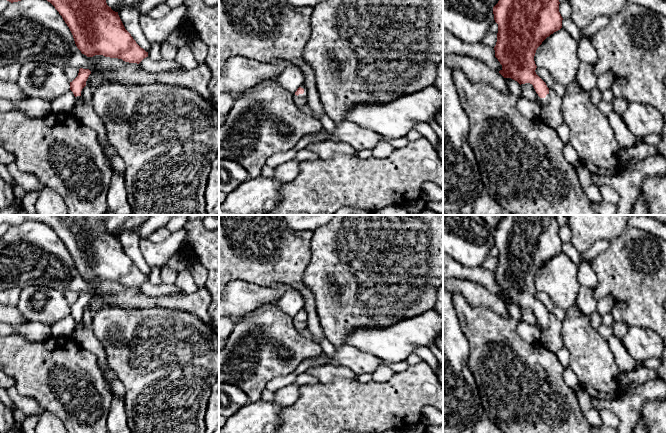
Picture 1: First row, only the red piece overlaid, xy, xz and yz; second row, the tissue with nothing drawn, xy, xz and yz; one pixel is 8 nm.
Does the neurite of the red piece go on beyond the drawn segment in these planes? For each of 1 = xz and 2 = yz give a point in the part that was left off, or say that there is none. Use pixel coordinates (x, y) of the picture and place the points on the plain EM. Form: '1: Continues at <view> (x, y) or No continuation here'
1: Continues at xz (304, 318)
2: Continues at yz (543, 325)

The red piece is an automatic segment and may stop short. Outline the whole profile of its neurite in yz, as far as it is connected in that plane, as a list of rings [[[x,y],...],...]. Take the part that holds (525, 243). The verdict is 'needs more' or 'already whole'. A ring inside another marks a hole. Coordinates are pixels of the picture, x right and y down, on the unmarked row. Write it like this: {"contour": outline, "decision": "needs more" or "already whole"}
{"contour": [[[503,215],[498,227],[493,231],[494,244],[498,248],[495,281],[502,289],[499,297],[520,309],[530,307],[538,318],[541,330],[549,326],[549,312],[536,298],[534,280],[542,266],[562,252],[556,215]]], "decision": "needs more"}

